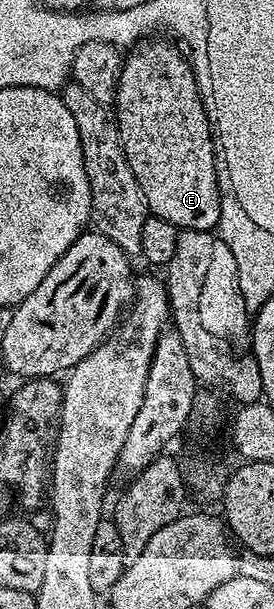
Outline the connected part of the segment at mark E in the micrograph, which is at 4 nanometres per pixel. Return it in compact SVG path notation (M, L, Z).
M151 38L136 45L124 57L117 86L115 121L121 135L126 162L135 176L146 209L171 222L178 230L207 232L216 229L220 218L221 193L217 178L215 132L205 113L197 79L186 55L163 38Z

